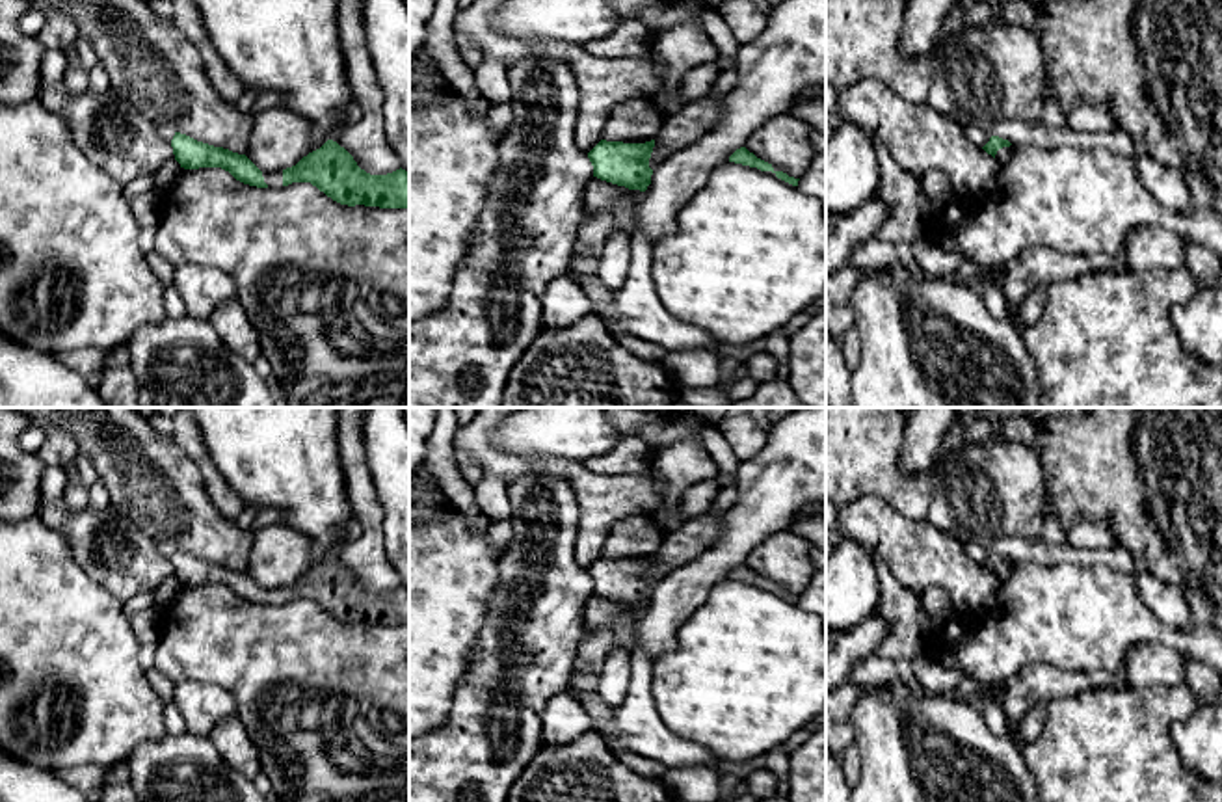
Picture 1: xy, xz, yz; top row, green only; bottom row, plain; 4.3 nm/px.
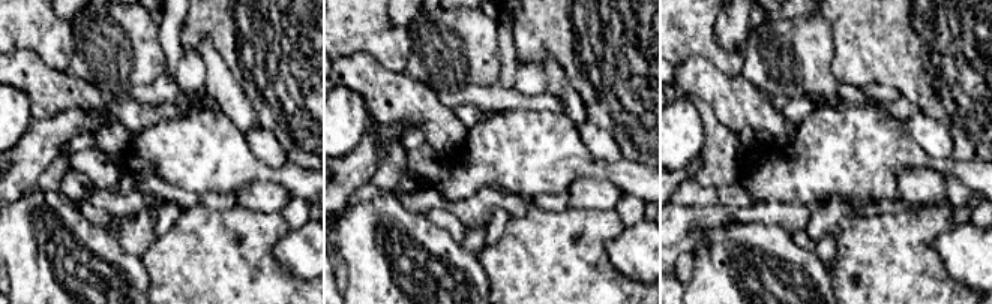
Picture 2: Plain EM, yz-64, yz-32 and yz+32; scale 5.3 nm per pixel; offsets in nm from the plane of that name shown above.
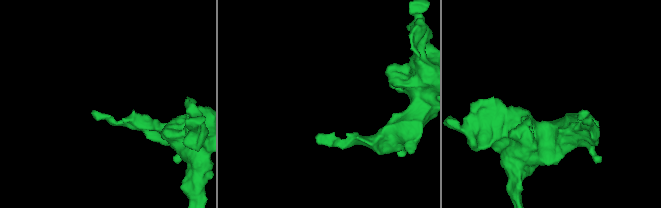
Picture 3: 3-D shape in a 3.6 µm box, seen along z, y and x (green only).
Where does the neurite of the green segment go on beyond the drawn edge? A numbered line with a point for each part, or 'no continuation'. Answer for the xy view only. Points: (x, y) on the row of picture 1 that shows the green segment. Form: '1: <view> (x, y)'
1: xy (274, 179)

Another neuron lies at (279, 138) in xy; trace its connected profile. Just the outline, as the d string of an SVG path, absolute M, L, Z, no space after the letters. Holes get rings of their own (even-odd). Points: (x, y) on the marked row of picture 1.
M285 106L253 115L253 128L244 154L260 171L283 171L311 153L312 128L307 119Z

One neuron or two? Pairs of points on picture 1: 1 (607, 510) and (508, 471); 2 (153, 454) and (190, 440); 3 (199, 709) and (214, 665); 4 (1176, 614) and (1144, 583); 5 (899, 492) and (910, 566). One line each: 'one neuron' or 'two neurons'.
1: one neuron
2: two neurons
3: two neurons
4: one neuron
5: two neurons

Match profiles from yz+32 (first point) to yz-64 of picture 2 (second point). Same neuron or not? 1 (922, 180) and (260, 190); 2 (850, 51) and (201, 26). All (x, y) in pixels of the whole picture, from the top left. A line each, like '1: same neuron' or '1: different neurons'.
1: same neuron
2: same neuron

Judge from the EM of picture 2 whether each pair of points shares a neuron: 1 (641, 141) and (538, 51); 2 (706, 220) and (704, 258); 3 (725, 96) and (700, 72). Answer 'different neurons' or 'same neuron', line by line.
1: same neuron
2: different neurons
3: same neuron

